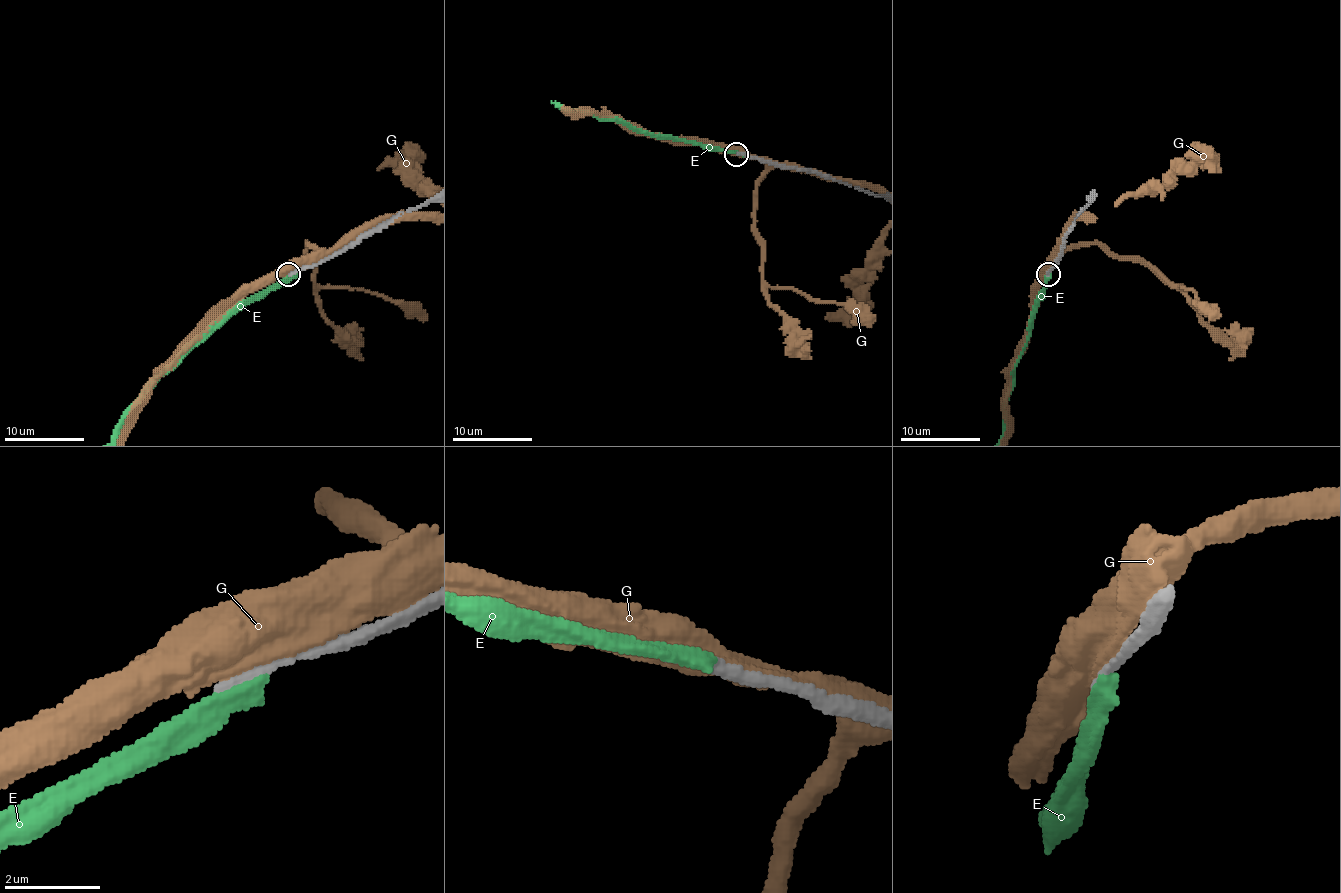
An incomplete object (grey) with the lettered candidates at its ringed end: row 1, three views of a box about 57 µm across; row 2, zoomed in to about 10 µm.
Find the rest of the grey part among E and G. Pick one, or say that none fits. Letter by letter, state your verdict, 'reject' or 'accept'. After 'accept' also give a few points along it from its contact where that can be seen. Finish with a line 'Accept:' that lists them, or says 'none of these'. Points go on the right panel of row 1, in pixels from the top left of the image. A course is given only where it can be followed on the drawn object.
E: reject
G: reject
Accept: none of these

